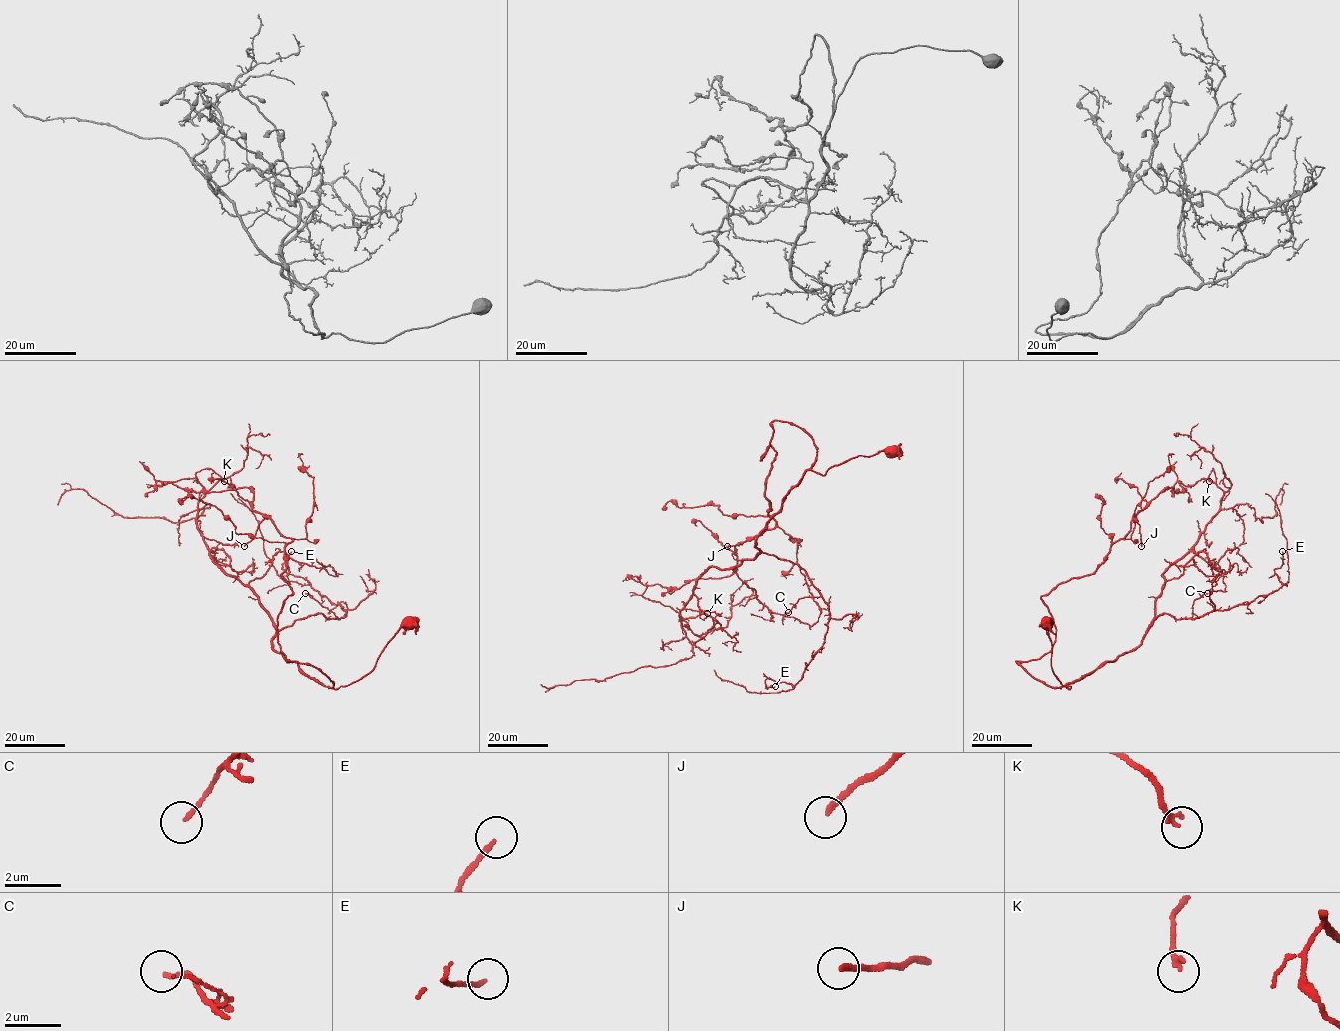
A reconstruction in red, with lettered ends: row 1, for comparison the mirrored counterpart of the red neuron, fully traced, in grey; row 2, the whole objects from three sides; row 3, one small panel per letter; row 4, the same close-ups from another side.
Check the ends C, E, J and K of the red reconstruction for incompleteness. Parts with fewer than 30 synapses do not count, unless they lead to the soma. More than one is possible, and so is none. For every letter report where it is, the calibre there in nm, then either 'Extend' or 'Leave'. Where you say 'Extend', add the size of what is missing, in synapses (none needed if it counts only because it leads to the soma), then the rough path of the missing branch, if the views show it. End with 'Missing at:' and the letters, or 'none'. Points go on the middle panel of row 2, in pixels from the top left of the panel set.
C: Place: (788, 612). Thickness 140 nm. Leave
E: Place: (775, 686). Thickness 150 nm. Leave
J: Place: (727, 546). Thickness 220 nm. Extend. Roughly 35 synapses. Course of what is missing: (727, 546), (717, 539), (686, 540)
K: Place: (707, 613). Thickness 170 nm. Leave
Missing at: J

